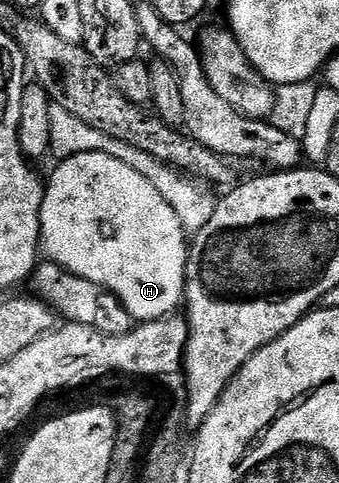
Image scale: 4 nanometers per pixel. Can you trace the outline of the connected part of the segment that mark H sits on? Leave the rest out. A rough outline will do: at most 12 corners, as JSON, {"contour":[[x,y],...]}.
{"contour":[[127,162],[47,176],[40,247],[125,303],[176,313],[190,241]]}

